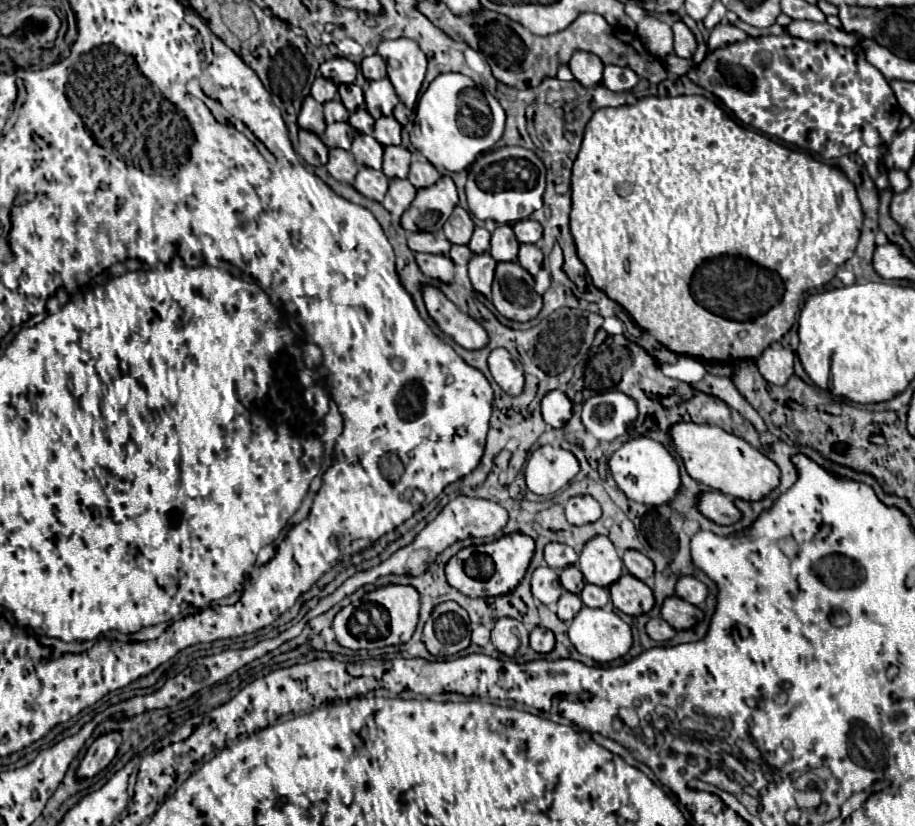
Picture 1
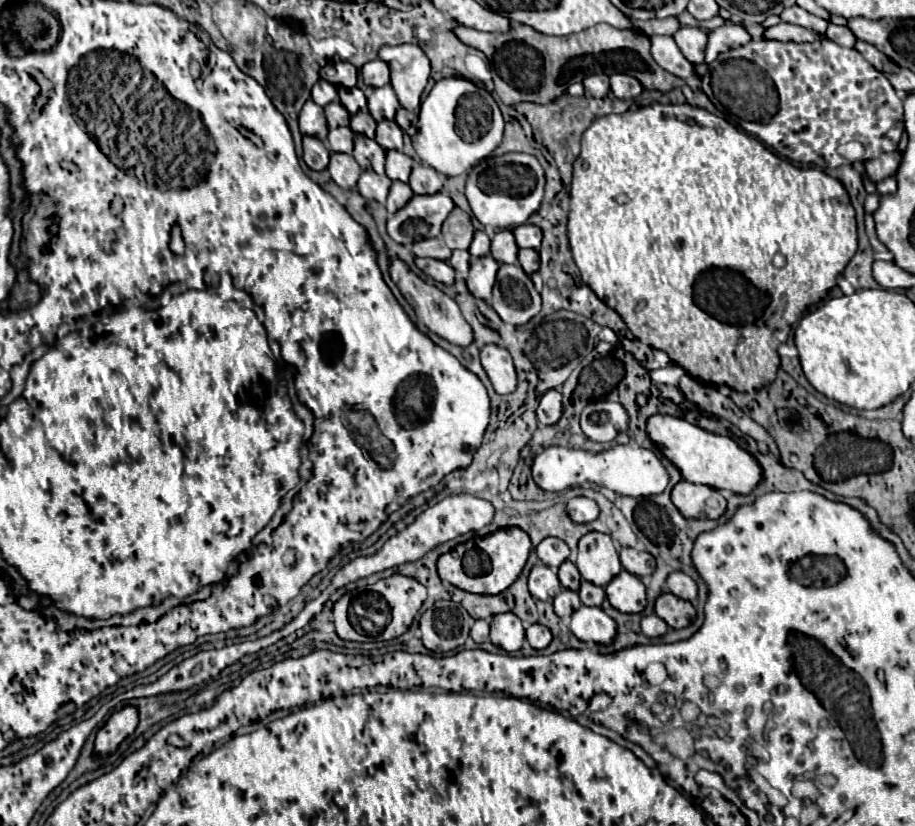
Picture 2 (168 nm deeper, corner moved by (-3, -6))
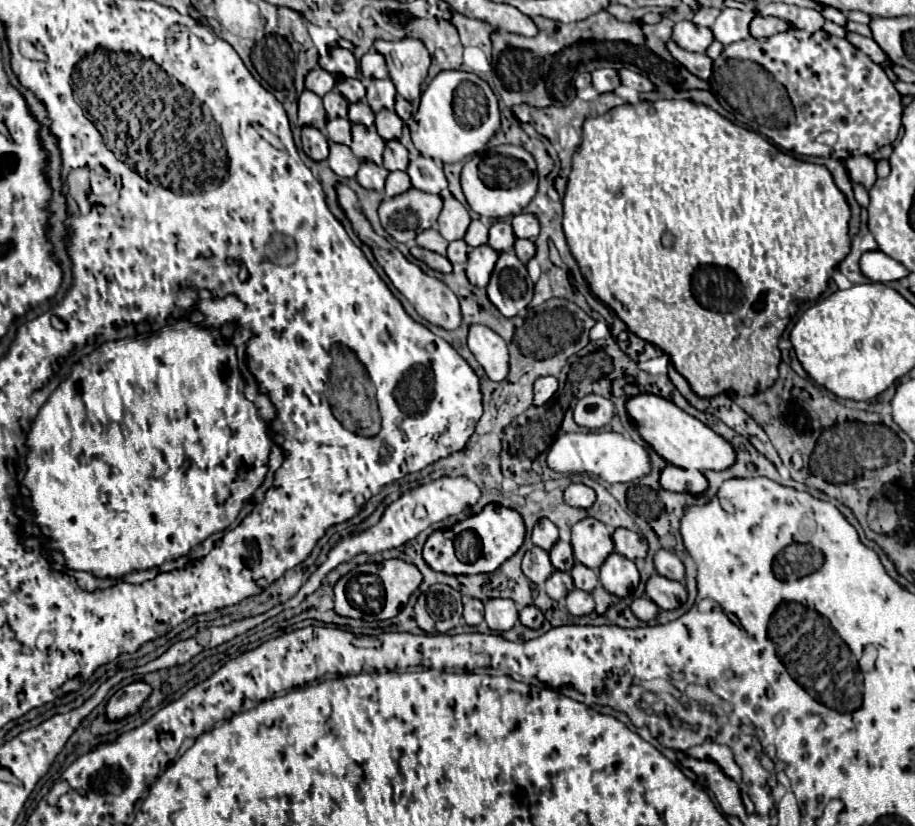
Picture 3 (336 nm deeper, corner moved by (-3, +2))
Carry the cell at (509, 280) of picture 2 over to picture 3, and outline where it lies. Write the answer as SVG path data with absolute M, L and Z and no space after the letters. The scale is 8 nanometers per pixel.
M501 253L487 285L491 303L505 317L515 317L533 299L533 285L527 275L527 267L515 253Z

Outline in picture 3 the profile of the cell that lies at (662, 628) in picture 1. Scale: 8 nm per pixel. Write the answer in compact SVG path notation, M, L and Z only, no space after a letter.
M647 597L635 599L635 601L631 603L631 609L633 609L635 617L639 617L639 619L645 621L645 623L657 619L657 615L659 615L659 607L657 607L651 599L647 599Z

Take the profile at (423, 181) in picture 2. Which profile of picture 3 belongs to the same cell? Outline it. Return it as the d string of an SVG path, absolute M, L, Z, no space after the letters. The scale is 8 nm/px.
M411 151L407 175L411 177L411 185L425 193L441 193L447 187L441 165L437 165L431 157L423 157L415 151Z

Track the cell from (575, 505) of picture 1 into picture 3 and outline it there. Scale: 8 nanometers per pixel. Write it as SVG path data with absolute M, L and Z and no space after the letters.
M571 483L565 489L565 503L571 507L589 509L595 503L595 491L583 483Z

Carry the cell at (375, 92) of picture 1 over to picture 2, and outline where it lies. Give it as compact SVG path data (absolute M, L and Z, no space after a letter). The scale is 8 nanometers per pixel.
M385 85L385 87L379 87L379 89L373 87L367 93L367 105L369 105L373 119L383 121L383 119L395 117L395 111L399 109L399 99L397 99L391 85Z

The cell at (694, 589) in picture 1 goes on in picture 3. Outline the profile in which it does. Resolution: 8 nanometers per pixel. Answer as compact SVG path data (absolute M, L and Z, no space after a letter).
M665 549L657 551L657 555L655 555L655 569L657 569L659 575L663 575L667 579L685 583L685 565L671 551L665 551Z

